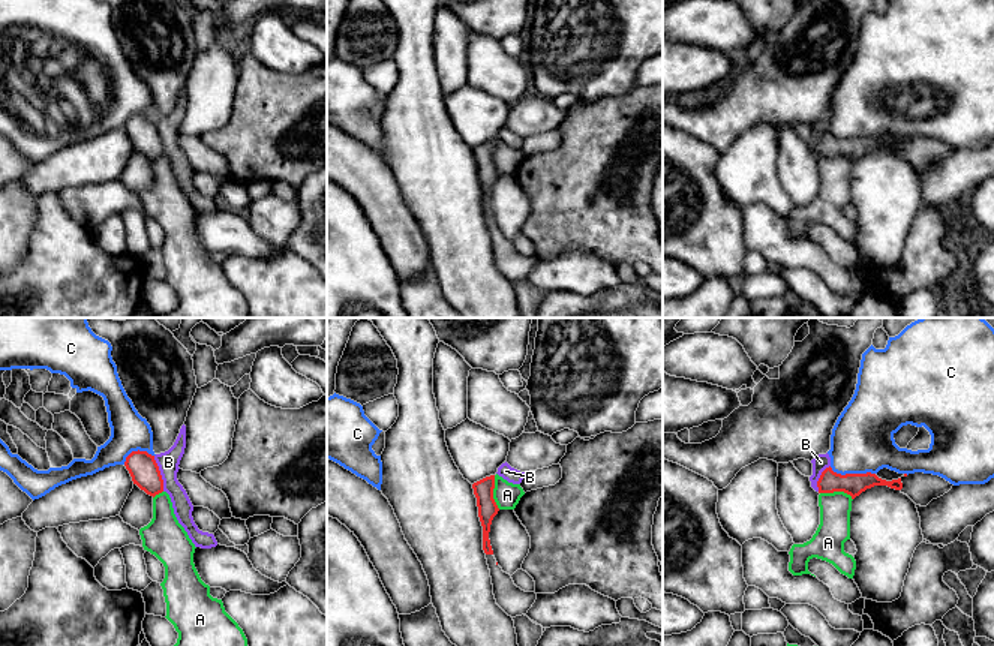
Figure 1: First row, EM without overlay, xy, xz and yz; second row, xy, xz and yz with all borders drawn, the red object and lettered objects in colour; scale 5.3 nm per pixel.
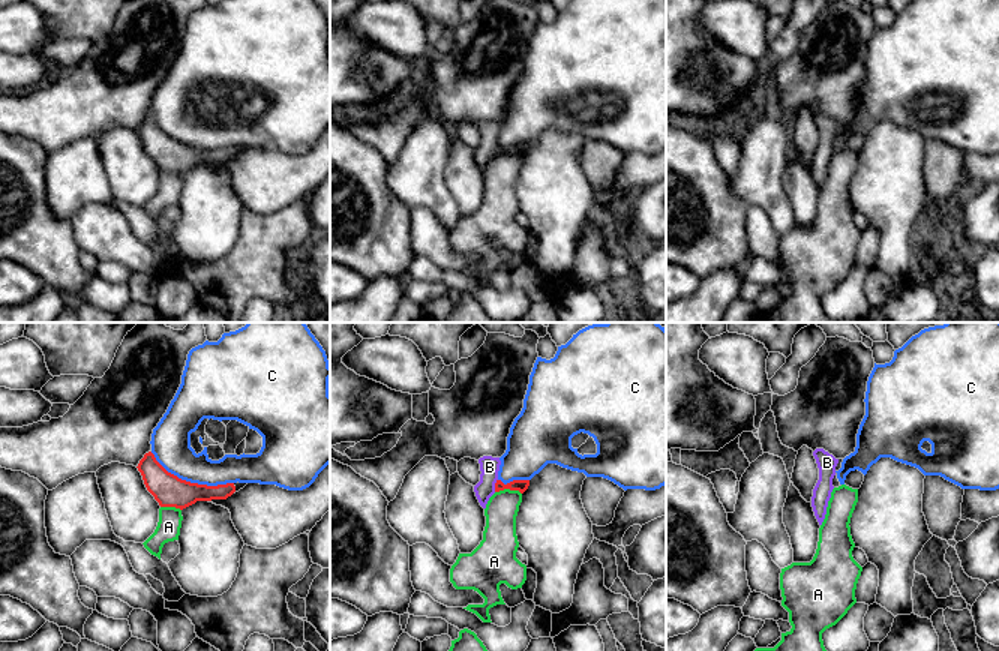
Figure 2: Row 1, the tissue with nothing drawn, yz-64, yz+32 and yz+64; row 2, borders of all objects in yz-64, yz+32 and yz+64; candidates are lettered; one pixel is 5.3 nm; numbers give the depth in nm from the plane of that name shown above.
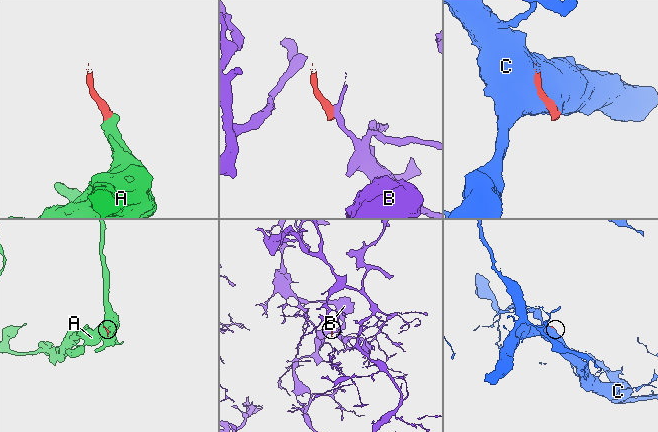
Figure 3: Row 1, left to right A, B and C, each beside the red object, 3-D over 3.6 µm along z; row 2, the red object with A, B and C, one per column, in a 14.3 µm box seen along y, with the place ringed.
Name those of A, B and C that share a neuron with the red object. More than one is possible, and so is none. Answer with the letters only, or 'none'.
none

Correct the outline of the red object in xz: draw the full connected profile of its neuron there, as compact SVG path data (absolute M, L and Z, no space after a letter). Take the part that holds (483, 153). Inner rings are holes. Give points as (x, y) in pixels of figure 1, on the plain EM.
M495 139L486 141L472 148L477 162L478 181L483 190L483 214L490 234L493 259L496 268L511 282L526 279L537 264L535 256L525 256L517 252L510 238L496 228L489 204L490 189L499 172L493 163Z

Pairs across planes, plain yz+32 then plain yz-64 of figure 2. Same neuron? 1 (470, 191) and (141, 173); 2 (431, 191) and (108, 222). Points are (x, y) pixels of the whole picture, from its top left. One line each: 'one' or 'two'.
1: one
2: two

